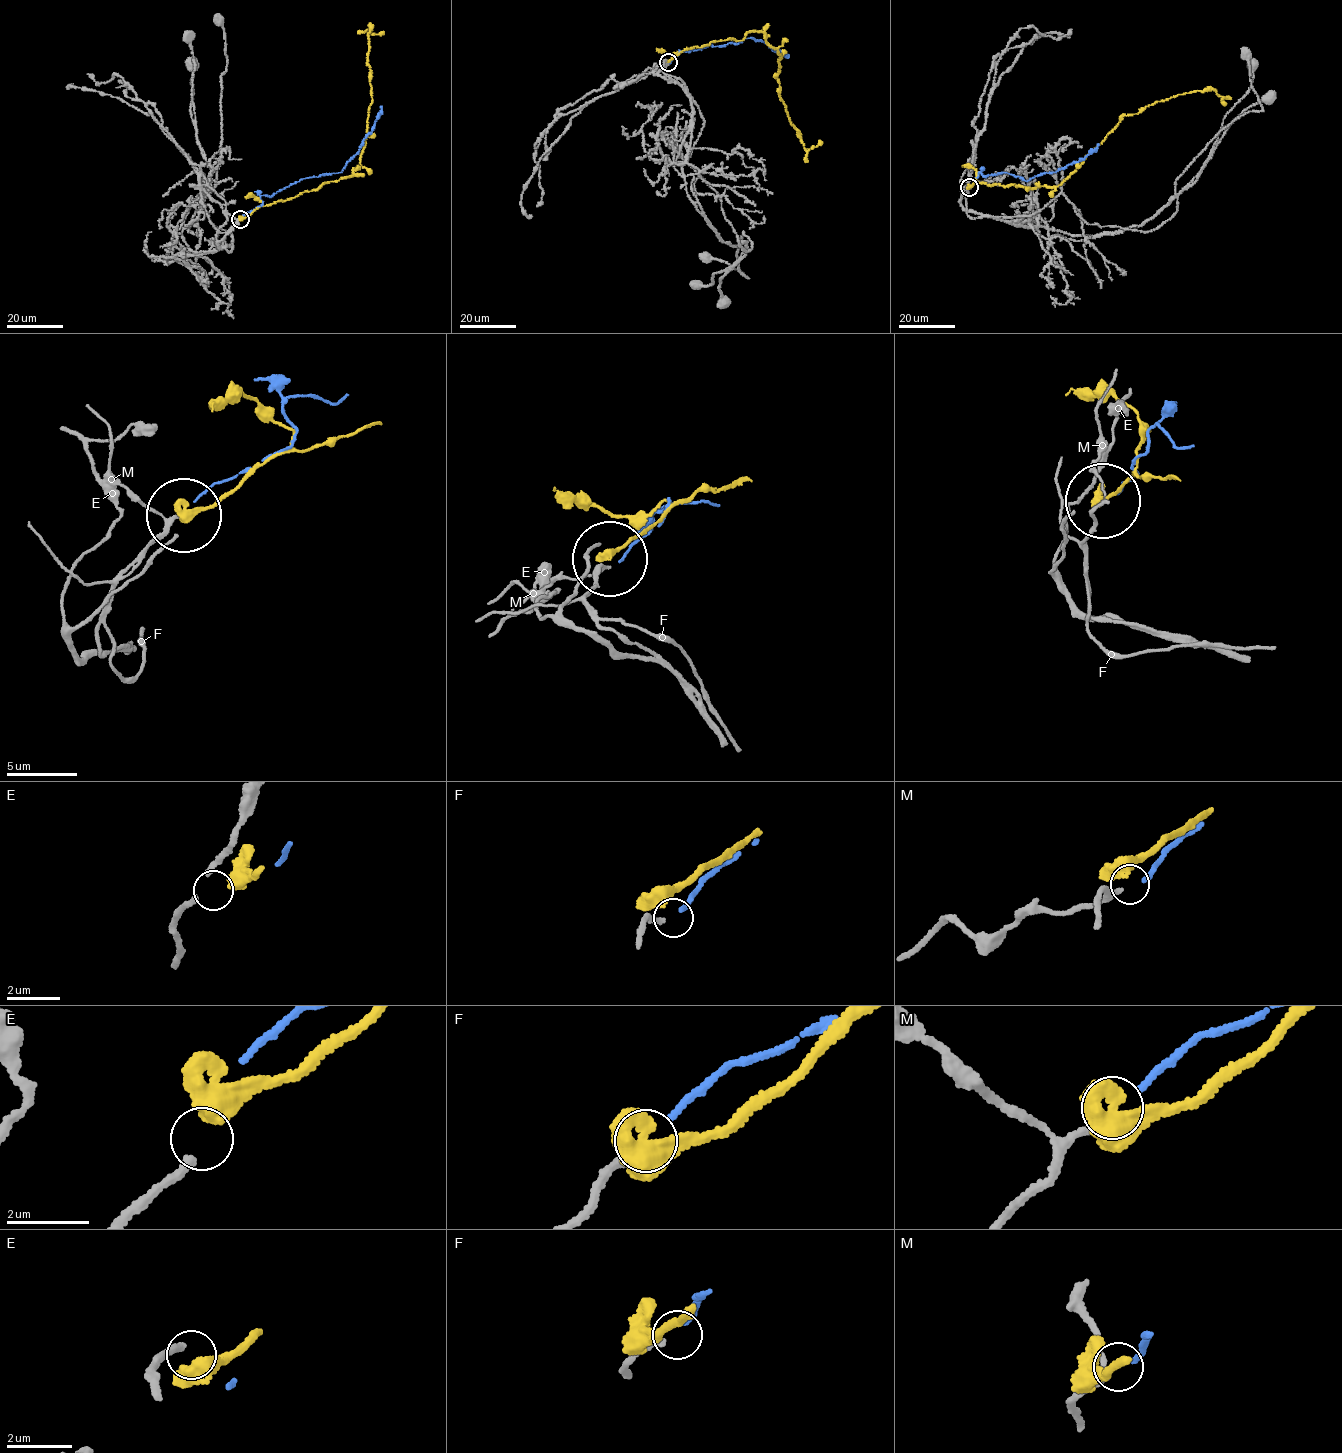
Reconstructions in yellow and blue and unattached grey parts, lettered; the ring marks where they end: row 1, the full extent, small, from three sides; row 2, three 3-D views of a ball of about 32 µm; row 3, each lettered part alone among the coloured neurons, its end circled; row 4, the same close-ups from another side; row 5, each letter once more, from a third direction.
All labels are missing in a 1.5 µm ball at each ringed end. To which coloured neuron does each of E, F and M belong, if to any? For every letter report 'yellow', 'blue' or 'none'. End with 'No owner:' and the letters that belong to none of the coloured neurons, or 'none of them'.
E: yellow
F: blue
M: none
No owner: M

